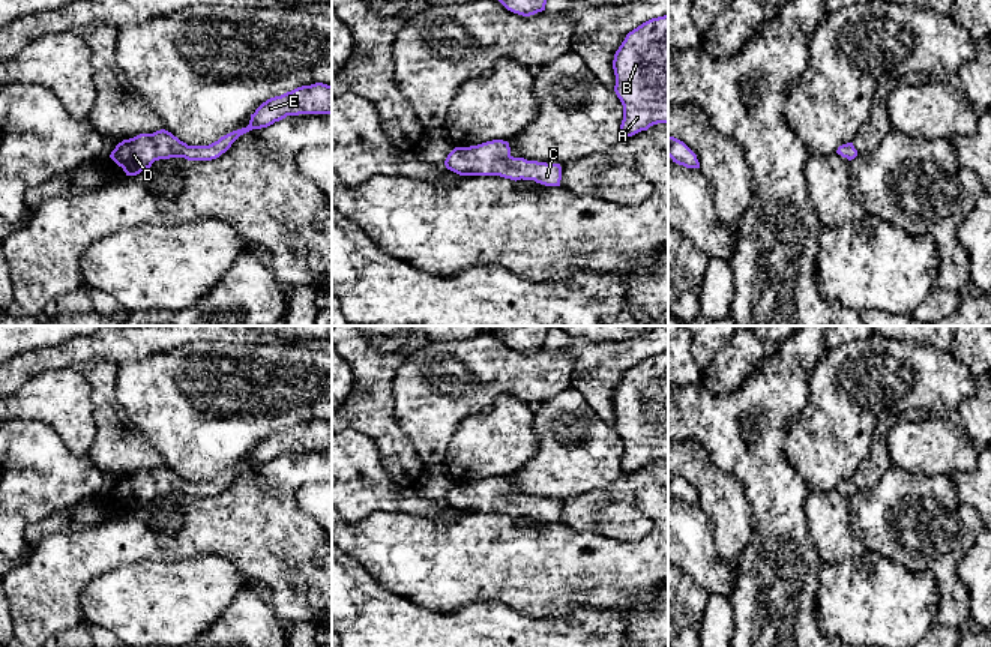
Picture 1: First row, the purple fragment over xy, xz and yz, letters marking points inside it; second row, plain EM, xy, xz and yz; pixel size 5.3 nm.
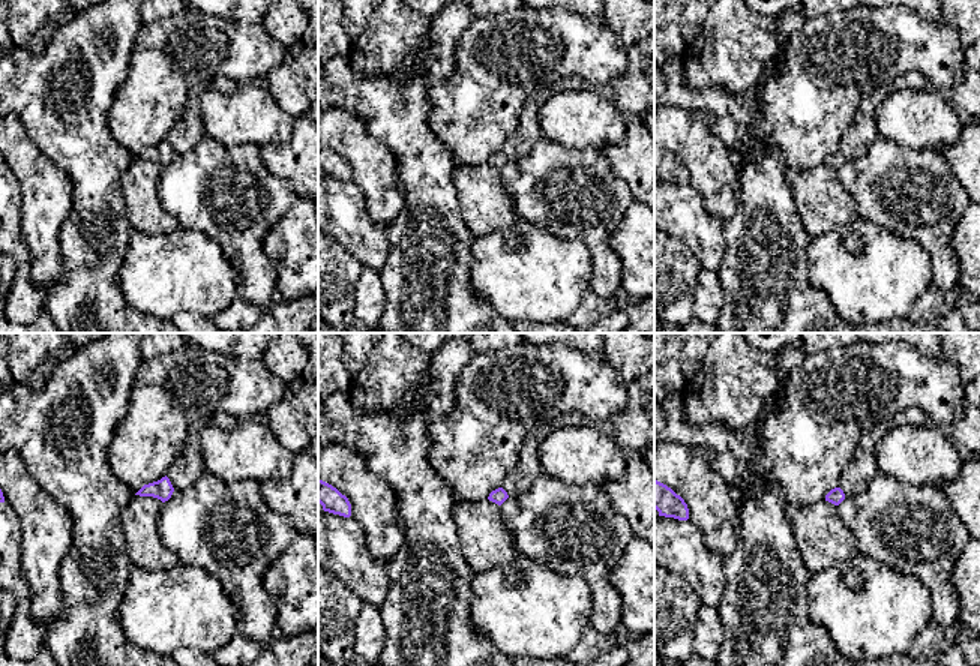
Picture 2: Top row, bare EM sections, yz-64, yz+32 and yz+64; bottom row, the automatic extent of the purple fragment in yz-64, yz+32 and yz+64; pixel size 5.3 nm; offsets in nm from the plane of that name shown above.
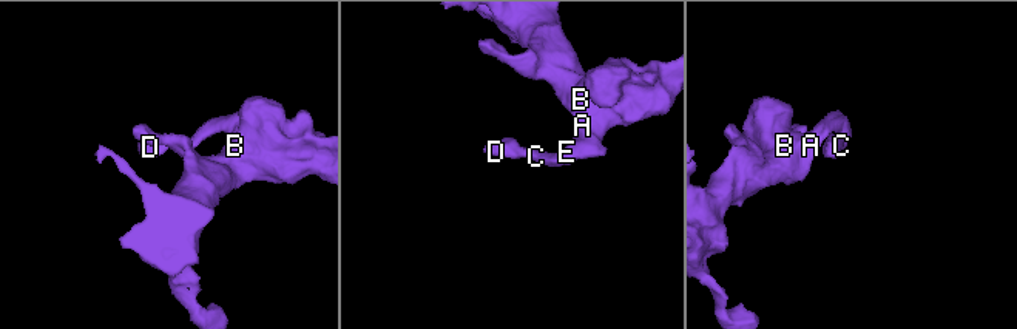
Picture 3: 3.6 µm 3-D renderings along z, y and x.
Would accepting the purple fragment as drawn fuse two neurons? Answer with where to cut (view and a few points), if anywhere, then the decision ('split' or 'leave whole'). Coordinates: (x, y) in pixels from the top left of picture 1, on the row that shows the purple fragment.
no cut; leave whole

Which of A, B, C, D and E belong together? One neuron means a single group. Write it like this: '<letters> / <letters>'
A B C D E

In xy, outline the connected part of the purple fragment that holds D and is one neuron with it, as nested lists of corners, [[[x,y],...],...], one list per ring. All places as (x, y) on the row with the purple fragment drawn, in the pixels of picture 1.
[[[315,83],[270,98],[251,114],[246,128],[233,131],[209,146],[188,146],[171,132],[161,129],[123,140],[110,158],[123,168],[126,176],[137,176],[159,159],[212,161],[225,153],[240,135],[299,114],[332,114],[332,86]]]

